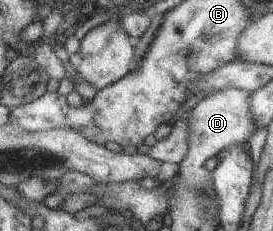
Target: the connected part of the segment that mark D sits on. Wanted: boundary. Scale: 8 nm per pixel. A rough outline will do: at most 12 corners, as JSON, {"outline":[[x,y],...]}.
{"outline":[[226,88],[186,117],[186,184],[212,199],[204,162],[256,130],[252,92]]}

